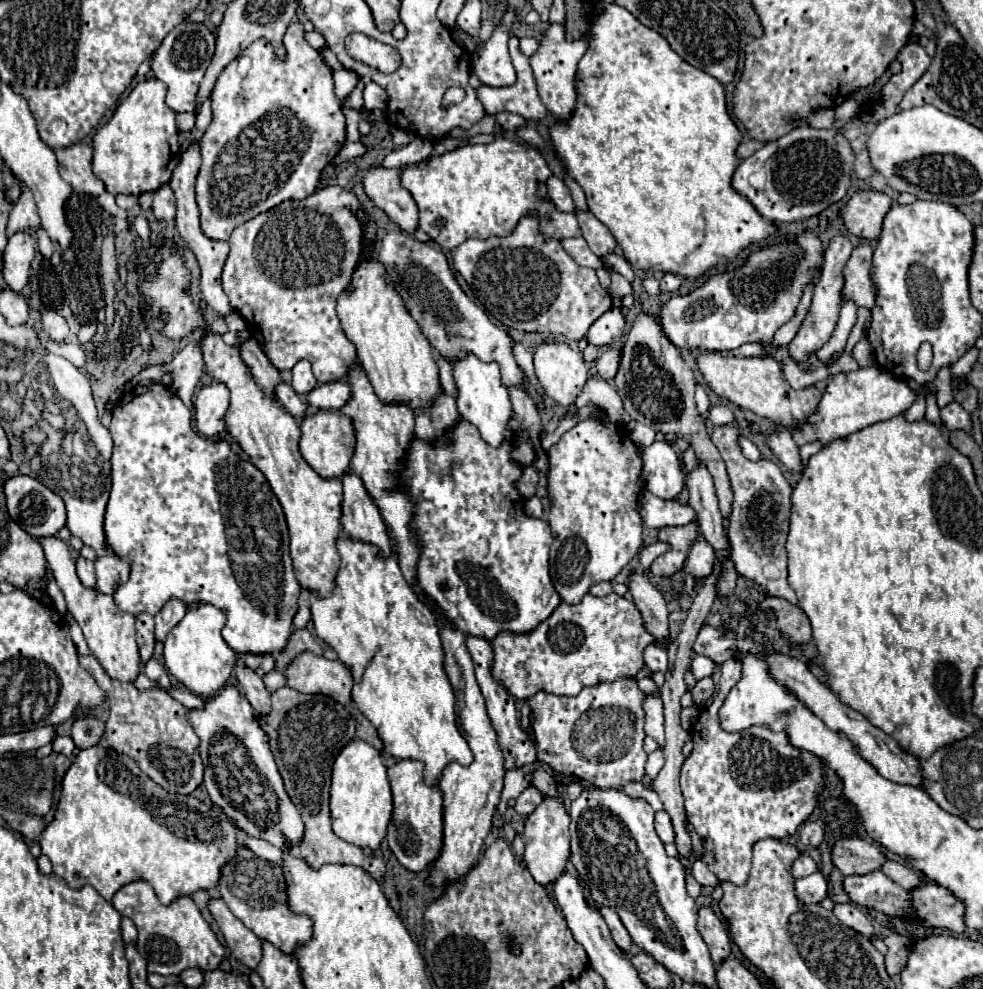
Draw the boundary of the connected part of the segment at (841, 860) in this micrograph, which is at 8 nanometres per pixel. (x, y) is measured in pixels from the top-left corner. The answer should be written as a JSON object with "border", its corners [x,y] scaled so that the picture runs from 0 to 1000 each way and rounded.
{"border":[[[855,848],[846,854],[846,873],[857,885],[879,885],[895,879],[899,871],[901,865],[877,848]]]}

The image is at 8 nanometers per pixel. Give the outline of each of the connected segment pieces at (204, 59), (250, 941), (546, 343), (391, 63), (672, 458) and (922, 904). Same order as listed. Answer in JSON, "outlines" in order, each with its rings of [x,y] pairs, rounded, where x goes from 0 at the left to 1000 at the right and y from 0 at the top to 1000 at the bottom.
{"outlines":[[[[185,21],[167,37],[163,48],[157,52],[155,76],[171,86],[169,106],[173,110],[177,110],[179,114],[183,114],[183,112],[195,114],[197,112],[197,100],[201,94],[201,86],[214,66],[214,60],[218,54],[218,43],[220,43],[220,37],[212,29],[210,23]]],[[[214,909],[212,921],[222,933],[224,943],[228,945],[230,958],[238,970],[242,970],[246,976],[260,980],[264,968],[267,968],[267,956],[264,949],[244,931],[240,929],[230,913],[226,909]]],[[[551,343],[551,347],[547,349],[543,357],[543,373],[545,373],[545,381],[553,397],[574,412],[584,410],[584,403],[588,401],[590,393],[594,391],[598,383],[598,371],[592,363],[592,357],[578,347],[562,345],[562,343]]],[[[354,35],[352,54],[387,74],[401,74],[407,68],[407,54],[401,48],[385,46],[372,35]]],[[[667,446],[653,454],[653,482],[657,494],[673,505],[688,505],[696,494],[694,468],[678,446]]],[[[940,891],[936,897],[928,899],[926,903],[928,903],[930,925],[936,929],[940,937],[944,939],[956,937],[973,945],[983,941],[983,935],[979,931],[981,915],[964,899]]]]}

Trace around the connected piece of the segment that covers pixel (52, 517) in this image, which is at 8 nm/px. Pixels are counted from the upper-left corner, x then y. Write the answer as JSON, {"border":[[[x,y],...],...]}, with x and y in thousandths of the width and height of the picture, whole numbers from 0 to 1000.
{"border":[[[14,480],[6,486],[4,498],[8,505],[8,519],[14,527],[22,531],[22,535],[33,543],[53,543],[59,541],[59,537],[67,531],[67,515],[65,507],[53,498],[49,492],[45,492],[41,486],[28,480]]]}

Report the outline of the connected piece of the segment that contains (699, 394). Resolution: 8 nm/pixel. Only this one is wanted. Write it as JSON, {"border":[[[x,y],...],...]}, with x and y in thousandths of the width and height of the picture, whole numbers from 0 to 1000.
{"border":[[[710,387],[708,389],[708,410],[710,410],[710,416],[712,418],[718,418],[722,414],[722,403],[720,403],[720,397],[718,393]]]}

